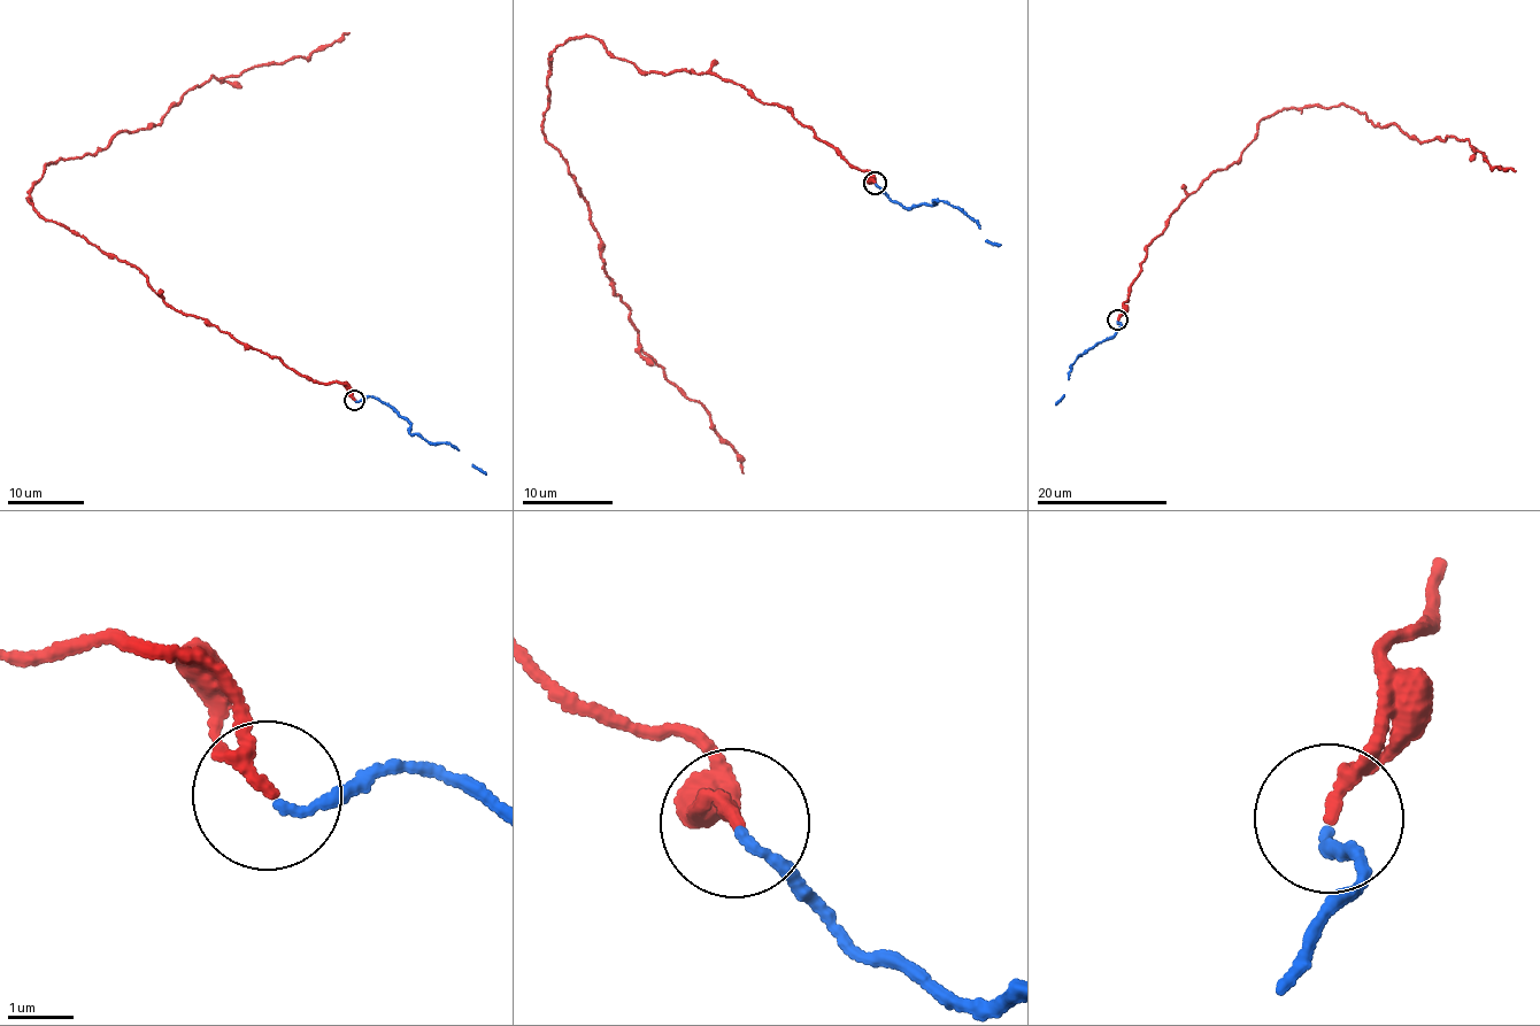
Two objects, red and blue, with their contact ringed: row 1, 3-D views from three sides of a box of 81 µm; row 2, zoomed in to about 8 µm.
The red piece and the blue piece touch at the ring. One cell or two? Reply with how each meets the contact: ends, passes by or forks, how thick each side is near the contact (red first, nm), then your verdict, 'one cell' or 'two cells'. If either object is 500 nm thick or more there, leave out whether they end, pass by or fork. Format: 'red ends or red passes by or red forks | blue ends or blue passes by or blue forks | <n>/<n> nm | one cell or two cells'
red passes by | blue ends | 140/140 nm | one cell

